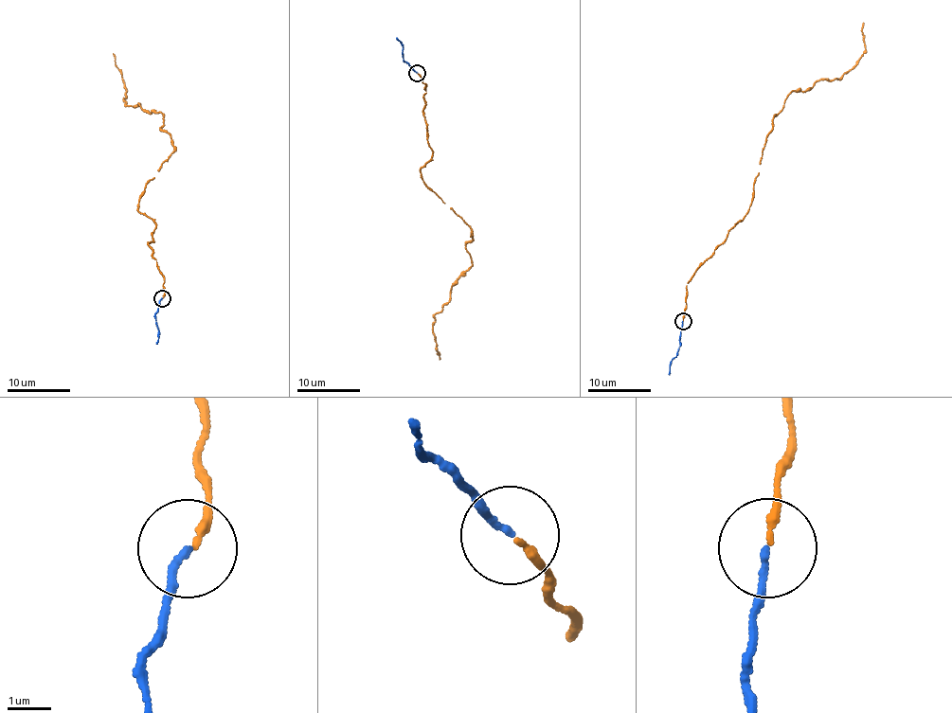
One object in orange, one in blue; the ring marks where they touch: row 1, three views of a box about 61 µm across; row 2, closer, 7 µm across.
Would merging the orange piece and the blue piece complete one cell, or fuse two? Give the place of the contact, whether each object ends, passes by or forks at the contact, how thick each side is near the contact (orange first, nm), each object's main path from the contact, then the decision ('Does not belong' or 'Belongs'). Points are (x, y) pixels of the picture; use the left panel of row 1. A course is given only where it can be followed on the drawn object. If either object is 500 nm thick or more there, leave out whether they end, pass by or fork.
Place: (162, 298). At the ring orange ends. At the ring blue ends. Thickness 160 nm (orange) against 140 nm. Course of orange: (162, 298), (149, 244), (156, 222), (138, 205), (173, 139), (163, 115), (123, 100), (114, 54). Course of blue: (162, 297), (155, 313), (159, 330), (156, 344). Belongs

